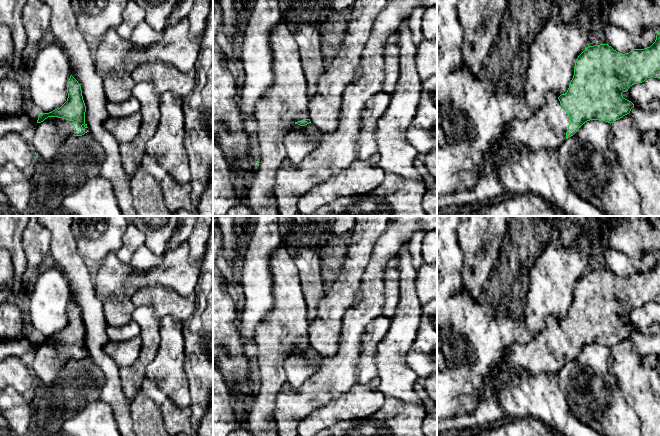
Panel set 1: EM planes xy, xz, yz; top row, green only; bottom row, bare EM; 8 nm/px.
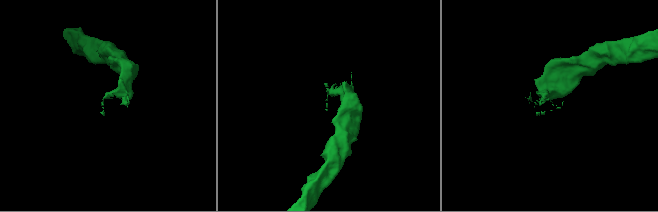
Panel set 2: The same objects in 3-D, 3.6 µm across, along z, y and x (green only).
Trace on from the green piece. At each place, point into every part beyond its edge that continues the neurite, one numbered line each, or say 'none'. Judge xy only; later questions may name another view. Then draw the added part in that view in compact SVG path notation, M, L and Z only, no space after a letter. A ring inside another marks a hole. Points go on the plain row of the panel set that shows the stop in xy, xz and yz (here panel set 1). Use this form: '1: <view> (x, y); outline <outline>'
1: xy (49, 359); outline M48 341L36 347L31 371L41 386L50 385L65 363L76 356L73 348L74 345L58 341Z

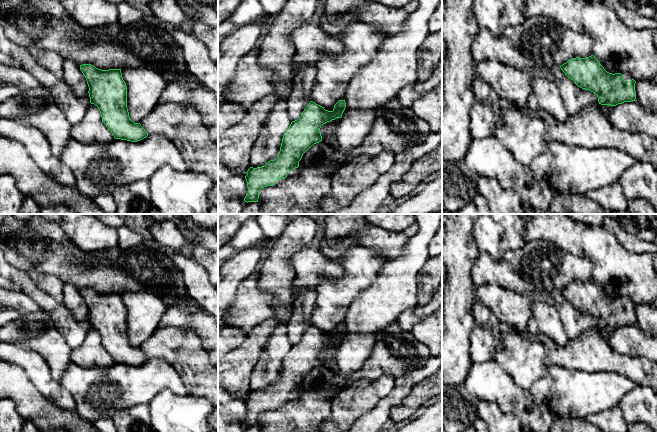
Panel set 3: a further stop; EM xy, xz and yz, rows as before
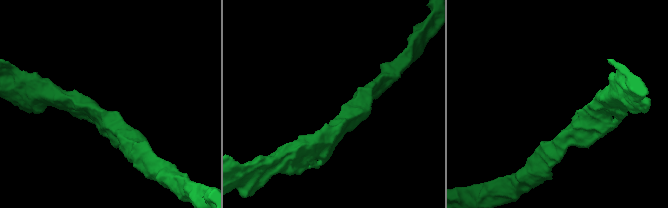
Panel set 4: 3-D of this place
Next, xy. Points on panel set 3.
none

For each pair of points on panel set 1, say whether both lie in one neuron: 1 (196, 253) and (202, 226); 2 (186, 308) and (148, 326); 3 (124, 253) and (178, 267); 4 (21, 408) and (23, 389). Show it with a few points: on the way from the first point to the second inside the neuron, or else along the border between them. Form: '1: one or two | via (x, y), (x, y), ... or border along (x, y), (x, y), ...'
1: one | via (197, 246), (200, 233)
2: two | border along (138, 307), (150, 306), (159, 319)
3: two | border along (115, 252), (119, 259), (129, 264)
4: two | border along (10, 386), (19, 393), (28, 395)

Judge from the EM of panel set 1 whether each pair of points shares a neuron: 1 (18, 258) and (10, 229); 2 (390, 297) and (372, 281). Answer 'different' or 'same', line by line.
1: same
2: different

